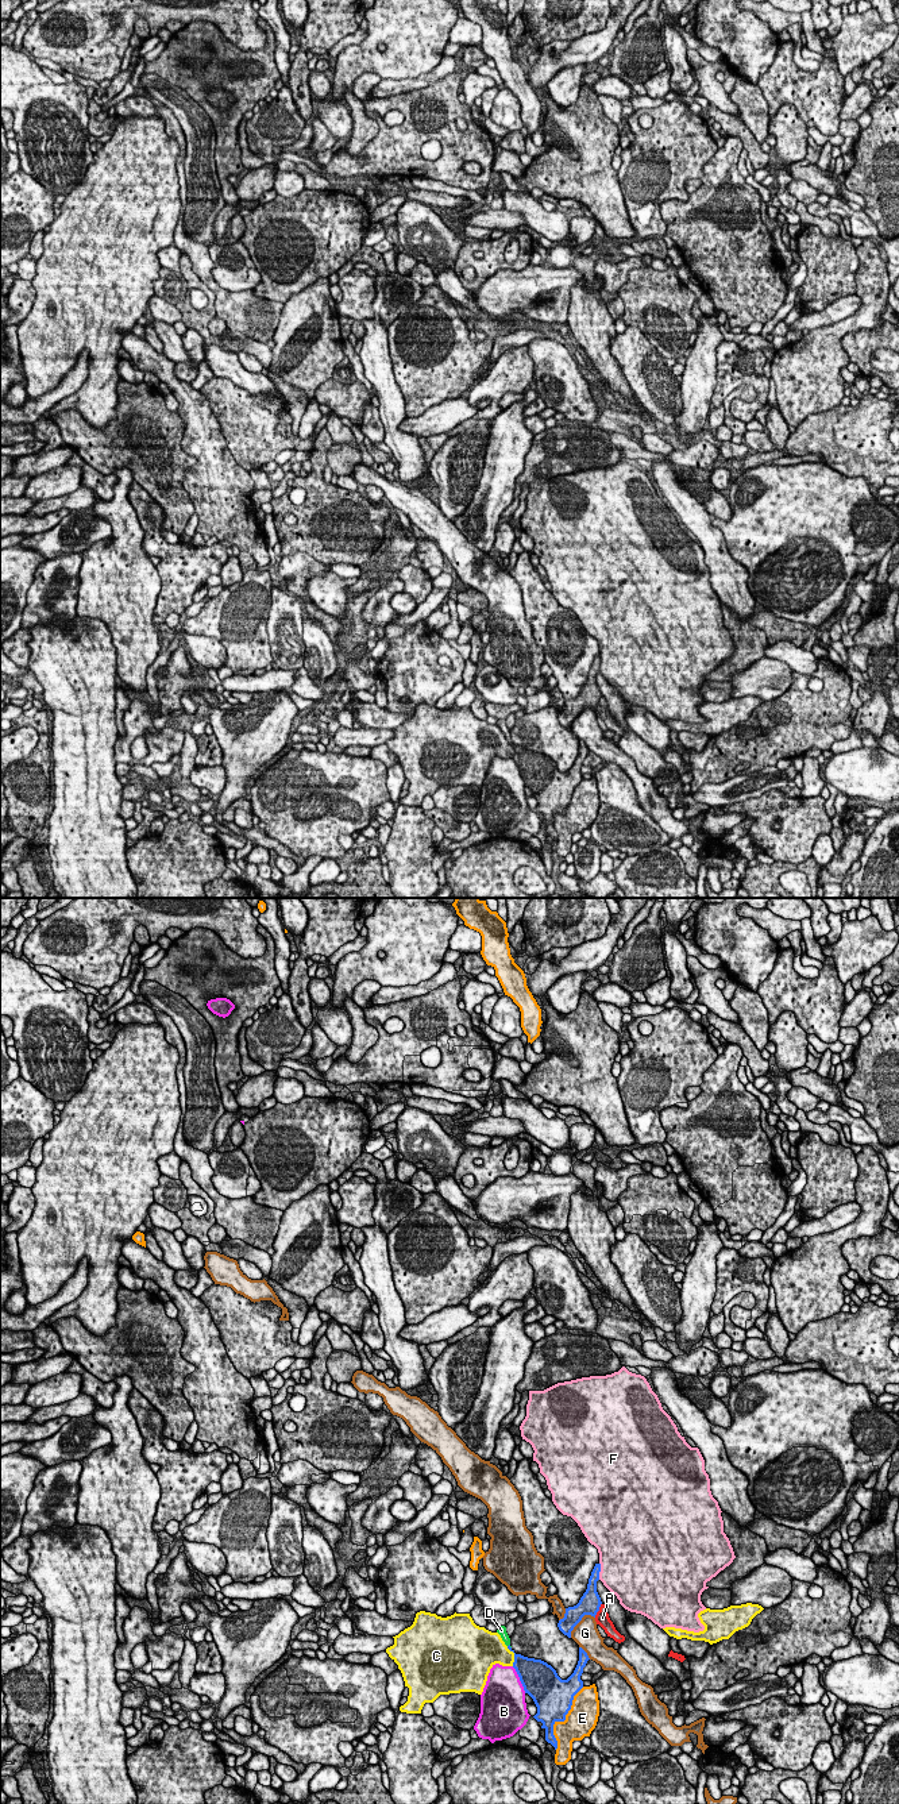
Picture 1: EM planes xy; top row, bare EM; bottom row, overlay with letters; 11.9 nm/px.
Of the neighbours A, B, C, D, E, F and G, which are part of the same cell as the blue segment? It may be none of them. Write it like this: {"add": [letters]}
{"add": ["D"]}

